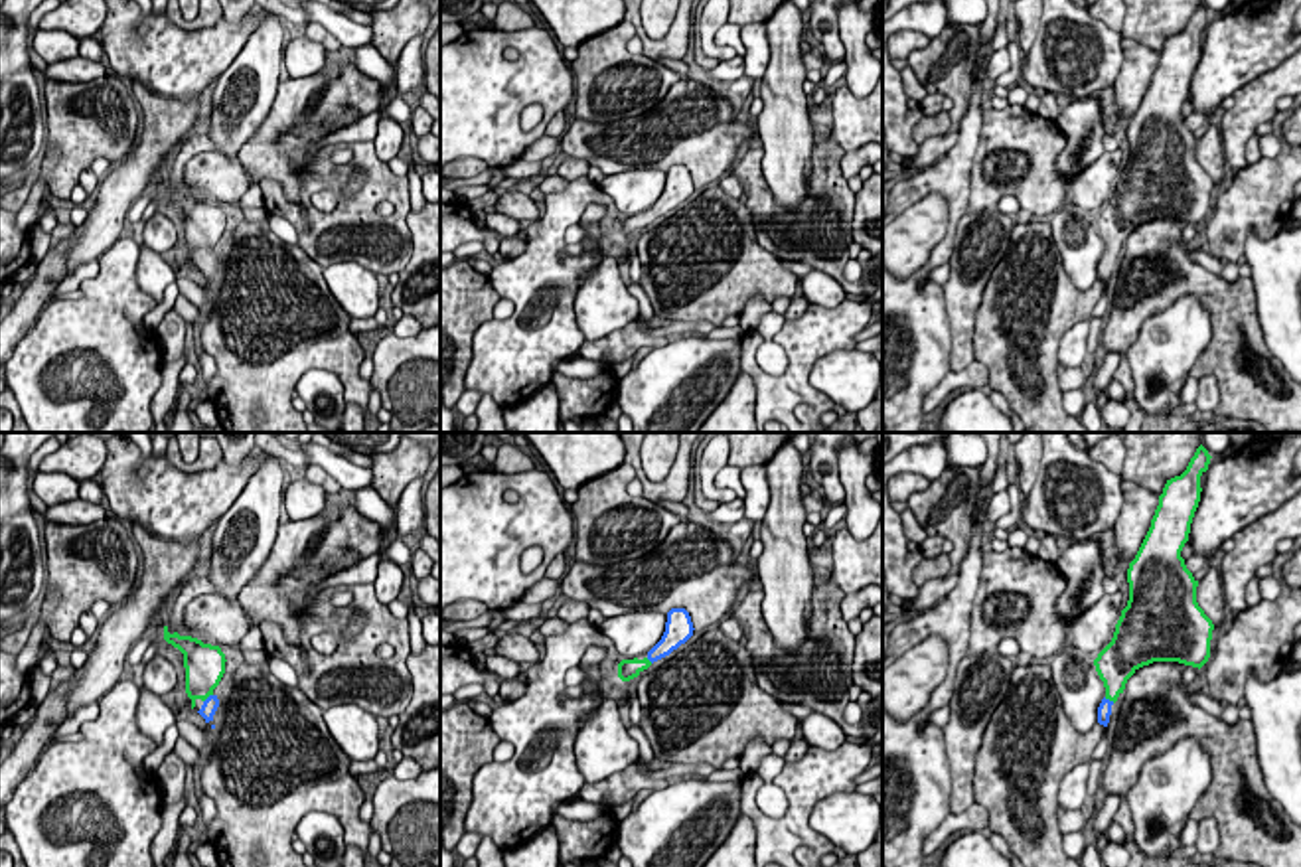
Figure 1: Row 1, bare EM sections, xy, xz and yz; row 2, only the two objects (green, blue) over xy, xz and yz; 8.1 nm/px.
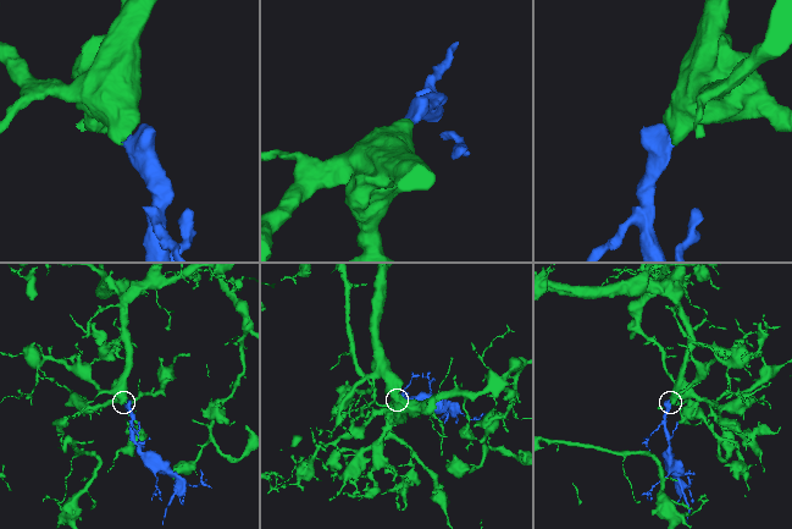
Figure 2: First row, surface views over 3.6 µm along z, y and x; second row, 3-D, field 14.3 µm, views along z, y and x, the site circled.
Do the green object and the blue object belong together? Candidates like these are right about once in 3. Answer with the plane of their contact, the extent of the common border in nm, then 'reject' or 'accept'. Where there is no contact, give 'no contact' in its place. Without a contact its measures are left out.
xy | 110 nm | accept

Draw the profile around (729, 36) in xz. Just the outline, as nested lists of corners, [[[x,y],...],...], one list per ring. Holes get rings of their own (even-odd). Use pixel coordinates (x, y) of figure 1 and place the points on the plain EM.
[[[725,24],[713,38],[715,45],[734,47],[736,55],[744,57],[742,28],[736,24]]]

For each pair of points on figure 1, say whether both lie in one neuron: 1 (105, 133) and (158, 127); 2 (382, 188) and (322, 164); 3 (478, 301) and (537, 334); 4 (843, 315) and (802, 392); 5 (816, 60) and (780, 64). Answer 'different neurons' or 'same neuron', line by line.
1: different neurons
2: same neuron
3: different neurons
4: same neuron
5: different neurons

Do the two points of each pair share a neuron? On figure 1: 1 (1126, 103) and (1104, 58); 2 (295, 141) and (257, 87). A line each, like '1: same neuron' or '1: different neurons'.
1: different neurons
2: different neurons

